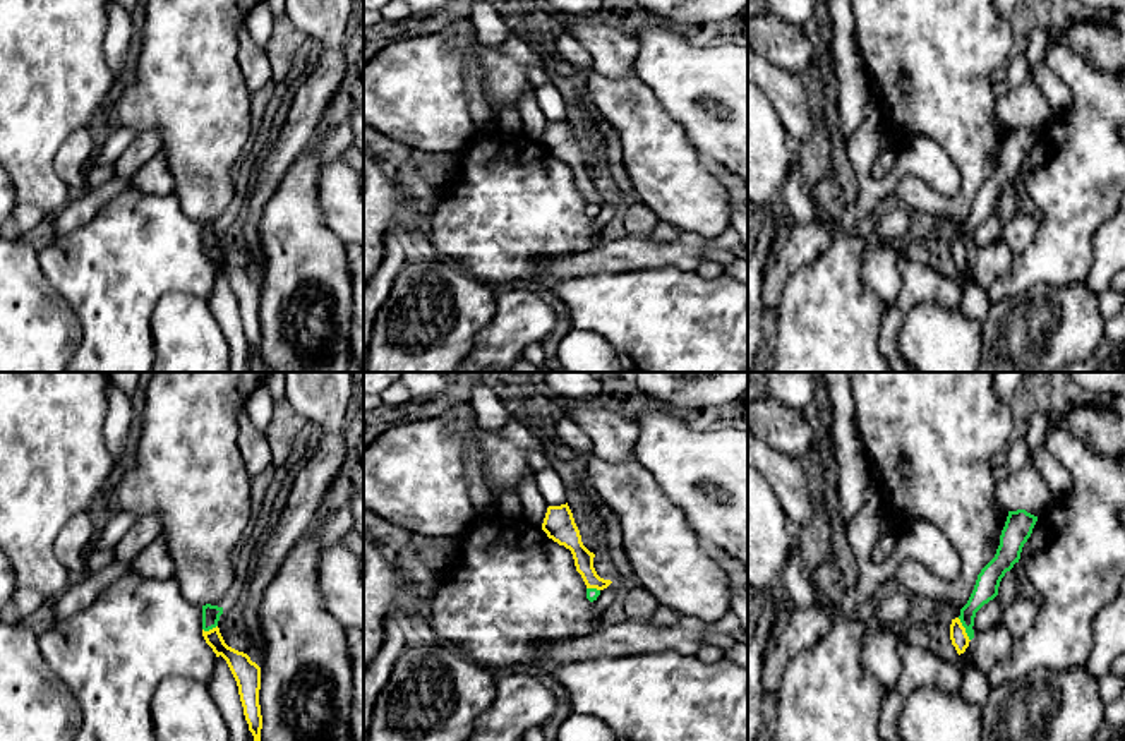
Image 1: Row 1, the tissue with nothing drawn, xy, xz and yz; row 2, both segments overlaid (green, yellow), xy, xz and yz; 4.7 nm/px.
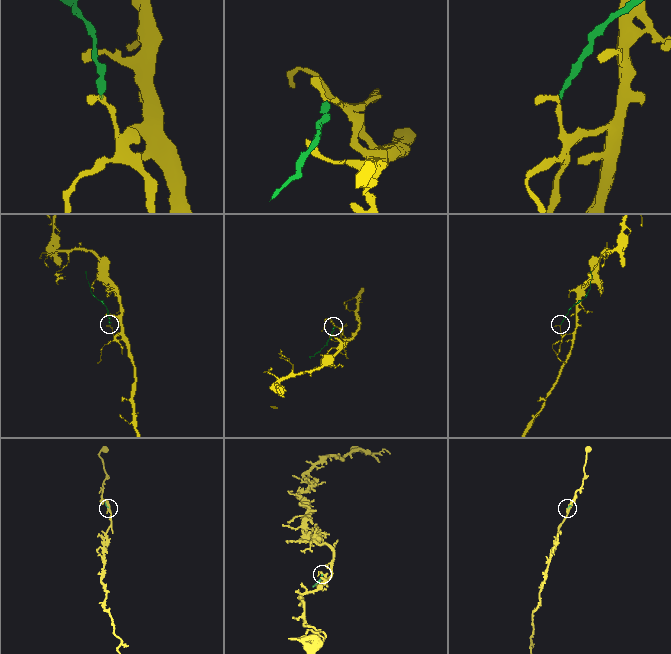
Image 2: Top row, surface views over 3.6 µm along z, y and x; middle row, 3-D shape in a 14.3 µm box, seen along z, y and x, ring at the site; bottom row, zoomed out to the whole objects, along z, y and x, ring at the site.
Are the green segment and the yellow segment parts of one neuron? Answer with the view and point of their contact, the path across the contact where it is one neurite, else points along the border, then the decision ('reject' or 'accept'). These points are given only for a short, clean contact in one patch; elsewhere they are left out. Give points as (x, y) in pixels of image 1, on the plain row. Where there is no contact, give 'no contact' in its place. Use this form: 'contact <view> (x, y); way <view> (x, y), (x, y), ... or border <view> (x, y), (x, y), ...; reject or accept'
contact yz (966, 246); border yz (957, 234), (969, 256); reject

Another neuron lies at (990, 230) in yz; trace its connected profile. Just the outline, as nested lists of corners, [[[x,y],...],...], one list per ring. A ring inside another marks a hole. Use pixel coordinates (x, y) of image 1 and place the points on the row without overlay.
[[[998,213],[984,220],[976,228],[976,233],[974,233],[974,242],[972,242],[974,252],[998,242],[1002,238],[1003,225],[1005,223],[1000,220]]]

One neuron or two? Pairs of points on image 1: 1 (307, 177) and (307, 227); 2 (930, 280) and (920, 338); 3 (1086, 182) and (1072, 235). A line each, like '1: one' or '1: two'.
1: one
2: two
3: one

